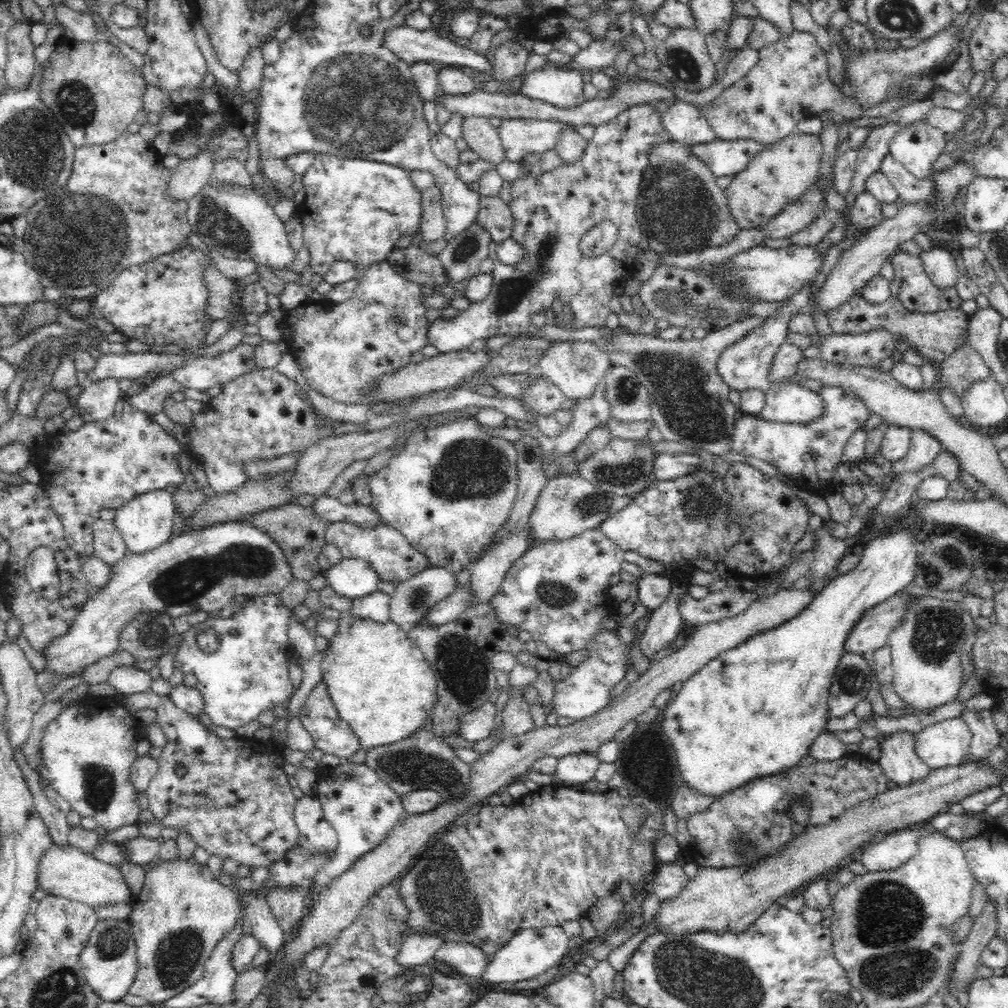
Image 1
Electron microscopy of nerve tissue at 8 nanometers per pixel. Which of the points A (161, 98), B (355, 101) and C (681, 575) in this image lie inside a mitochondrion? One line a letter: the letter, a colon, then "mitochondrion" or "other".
A: other
B: mitochondrion
C: other

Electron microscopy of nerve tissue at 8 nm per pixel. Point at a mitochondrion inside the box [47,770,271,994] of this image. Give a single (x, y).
(177, 955)

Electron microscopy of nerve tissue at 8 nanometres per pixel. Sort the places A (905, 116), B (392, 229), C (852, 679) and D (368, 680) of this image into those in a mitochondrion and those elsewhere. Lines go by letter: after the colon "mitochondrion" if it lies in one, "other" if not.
A: other
B: other
C: mitochondrion
D: other

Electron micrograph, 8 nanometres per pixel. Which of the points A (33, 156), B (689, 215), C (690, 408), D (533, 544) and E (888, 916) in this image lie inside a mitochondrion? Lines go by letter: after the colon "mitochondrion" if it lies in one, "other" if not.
A: mitochondrion
B: mitochondrion
C: mitochondrion
D: other
E: mitochondrion

